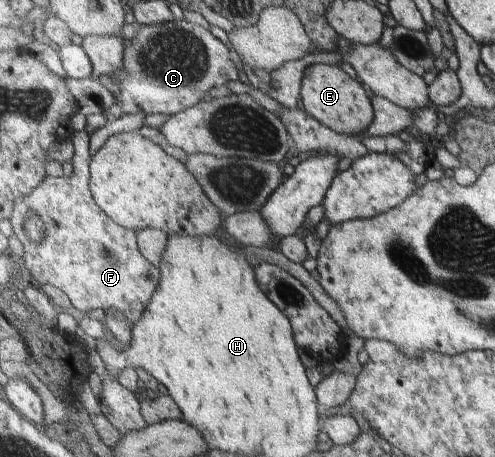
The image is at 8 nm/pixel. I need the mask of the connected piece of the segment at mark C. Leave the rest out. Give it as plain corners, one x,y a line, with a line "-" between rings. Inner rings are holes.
185,18
176,19
161,25
148,25
145,28
140,26
137,36
130,42
130,48
126,50
126,71
123,71
122,77
122,90
116,94
117,102
122,106
122,110
125,113
135,113
142,110
144,113
165,113
168,115
175,115
176,113
182,112
187,108
193,107
200,101
208,99
207,91
211,87
216,87
218,85
225,85
227,81
238,80
238,68
232,64
230,60
230,46
226,46
226,42
219,40
210,32
207,25
193,23
192,21
187,21

